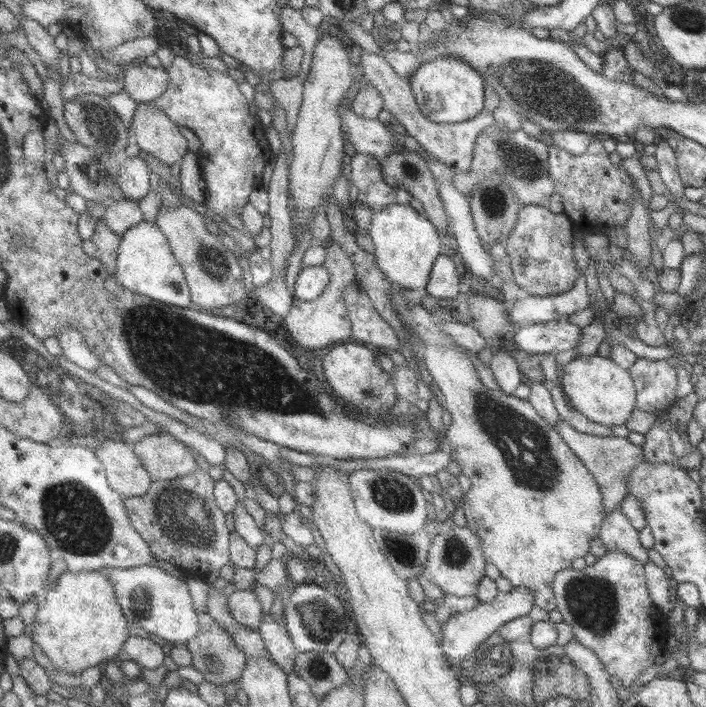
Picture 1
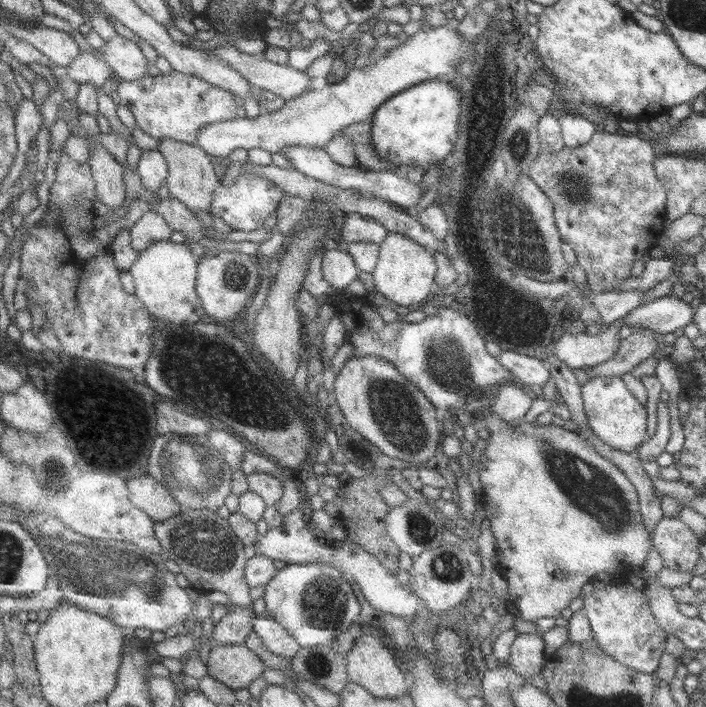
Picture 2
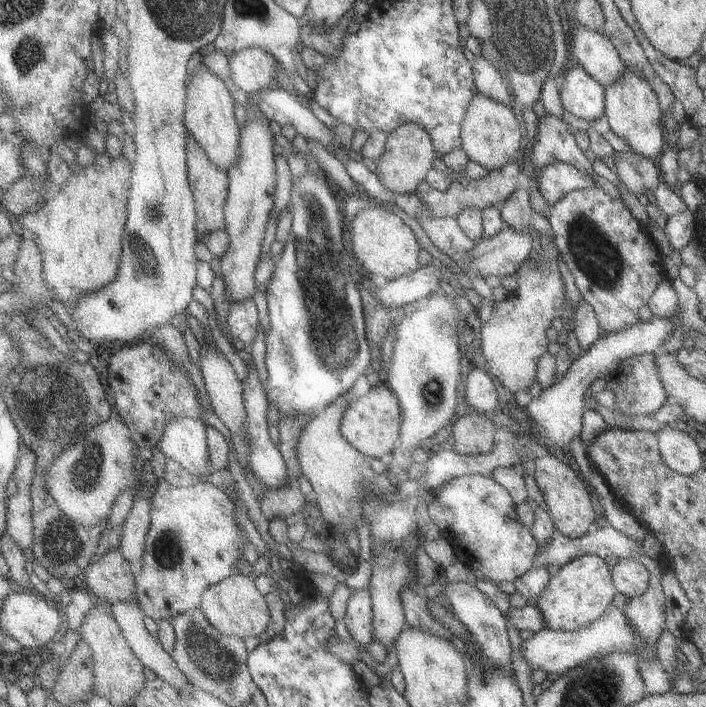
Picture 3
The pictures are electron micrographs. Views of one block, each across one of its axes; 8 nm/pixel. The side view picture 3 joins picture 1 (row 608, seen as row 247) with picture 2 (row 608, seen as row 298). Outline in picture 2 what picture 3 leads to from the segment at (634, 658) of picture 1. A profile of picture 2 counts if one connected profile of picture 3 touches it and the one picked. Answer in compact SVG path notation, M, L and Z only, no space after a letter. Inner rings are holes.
M630 583L597 586L584 599L584 610L591 626L591 638L614 660L635 671L654 674L664 651L666 634L657 624L644 591Z

